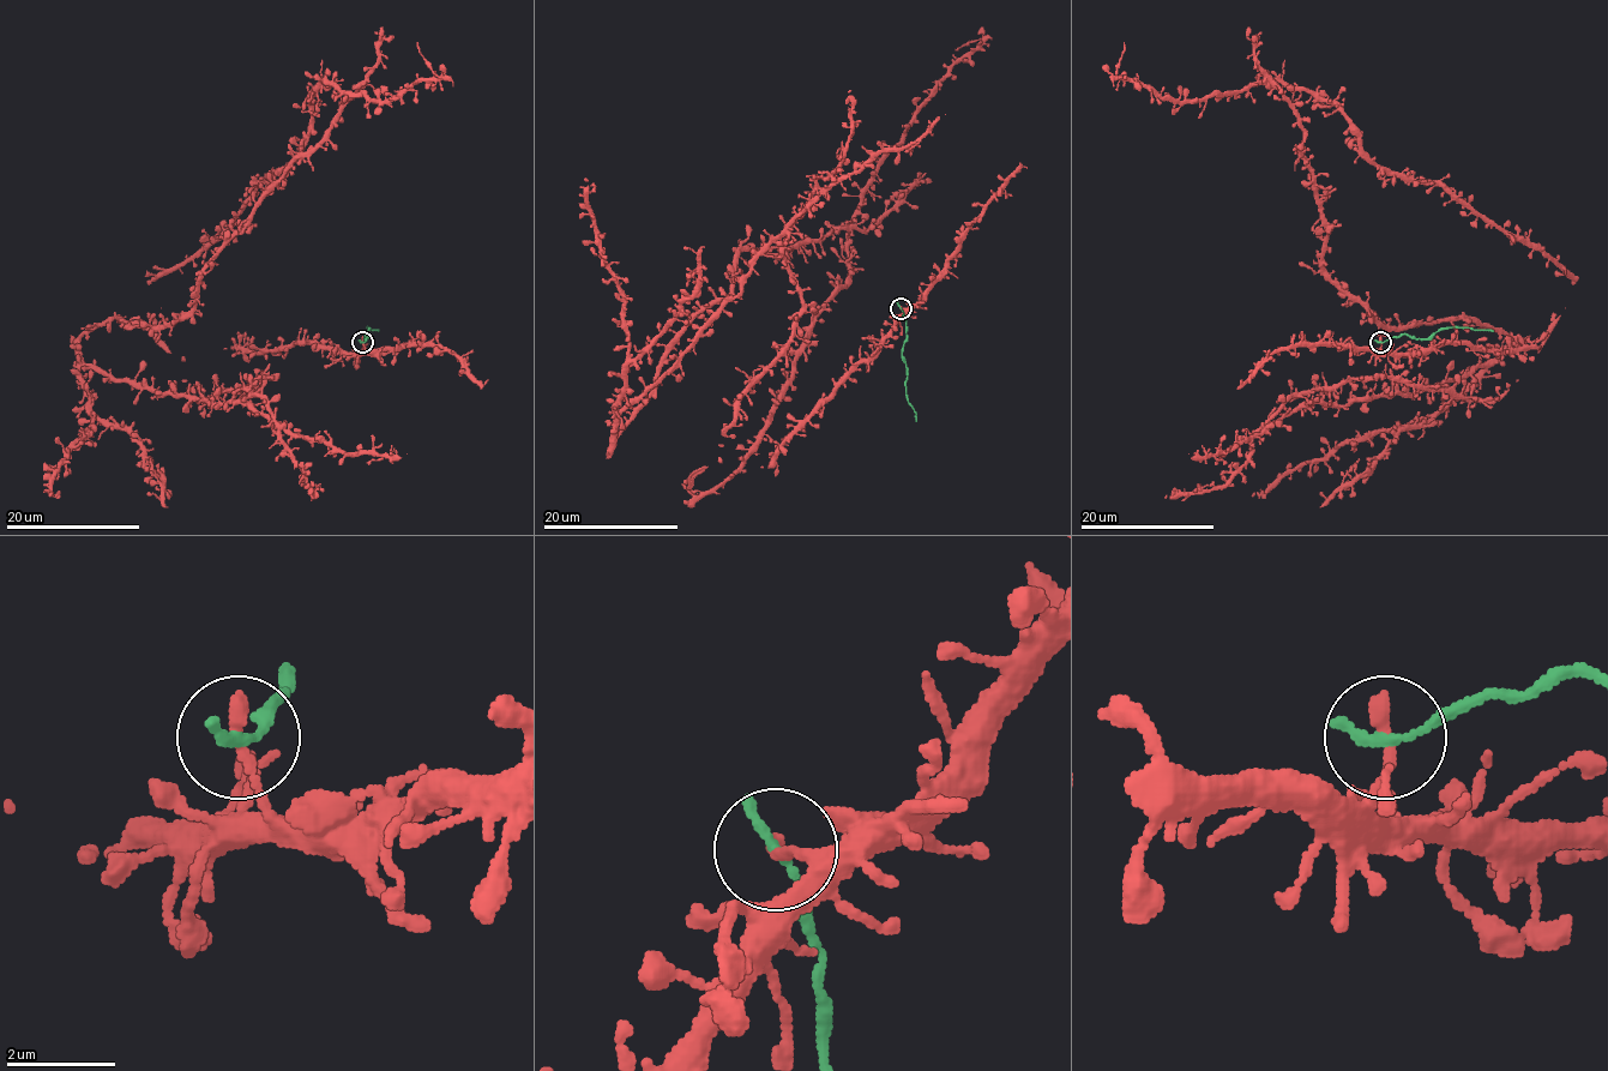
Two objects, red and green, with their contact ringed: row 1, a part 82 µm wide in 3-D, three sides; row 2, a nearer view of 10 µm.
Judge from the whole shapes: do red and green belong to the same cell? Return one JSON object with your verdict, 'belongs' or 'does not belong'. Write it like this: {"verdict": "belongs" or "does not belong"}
{"verdict": "does not belong"}

